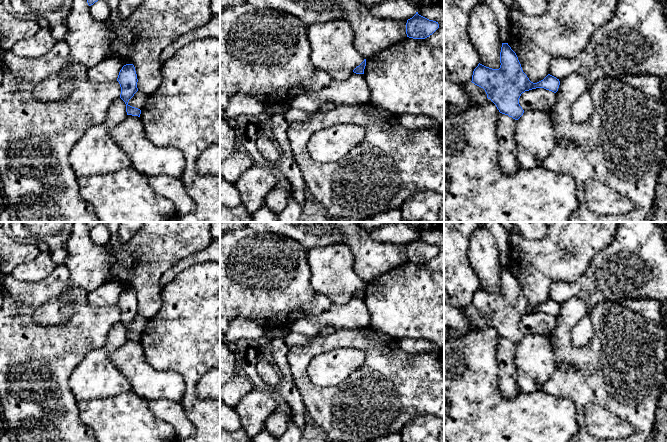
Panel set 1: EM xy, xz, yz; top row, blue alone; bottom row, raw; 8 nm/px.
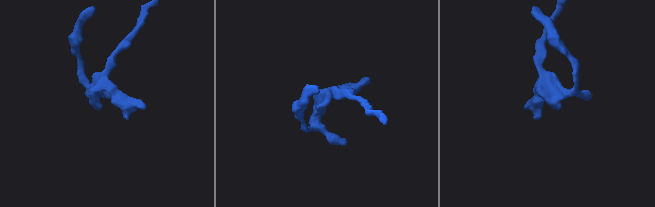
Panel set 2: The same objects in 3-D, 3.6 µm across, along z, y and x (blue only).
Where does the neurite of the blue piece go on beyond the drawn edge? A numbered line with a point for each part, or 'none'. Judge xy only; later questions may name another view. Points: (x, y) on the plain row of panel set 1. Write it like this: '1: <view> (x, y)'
none

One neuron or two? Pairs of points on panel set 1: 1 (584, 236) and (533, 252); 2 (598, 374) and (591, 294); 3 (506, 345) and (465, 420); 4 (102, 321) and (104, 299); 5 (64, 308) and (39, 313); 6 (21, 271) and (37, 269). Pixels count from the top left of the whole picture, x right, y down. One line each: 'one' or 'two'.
1: one
2: two
3: two
4: two
5: one
6: one

